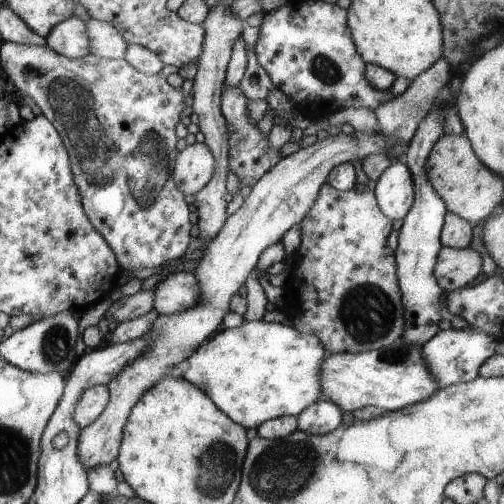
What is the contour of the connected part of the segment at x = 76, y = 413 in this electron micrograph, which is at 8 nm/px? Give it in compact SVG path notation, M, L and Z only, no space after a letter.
M107 385L91 386L81 394L81 400L77 400L73 410L73 420L79 424L79 428L89 427L95 420L100 419L101 414L109 405L109 388Z

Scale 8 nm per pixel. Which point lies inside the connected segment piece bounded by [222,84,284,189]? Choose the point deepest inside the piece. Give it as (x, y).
(251, 155)

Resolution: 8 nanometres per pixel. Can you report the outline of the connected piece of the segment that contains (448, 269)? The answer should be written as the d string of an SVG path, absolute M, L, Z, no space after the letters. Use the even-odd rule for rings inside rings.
M441 248L435 268L437 284L446 292L465 288L483 272L483 256L468 248Z

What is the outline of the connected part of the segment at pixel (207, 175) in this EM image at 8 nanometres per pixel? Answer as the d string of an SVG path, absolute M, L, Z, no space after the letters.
M194 143L180 152L172 176L185 195L196 196L213 181L217 168L217 158L209 146Z

